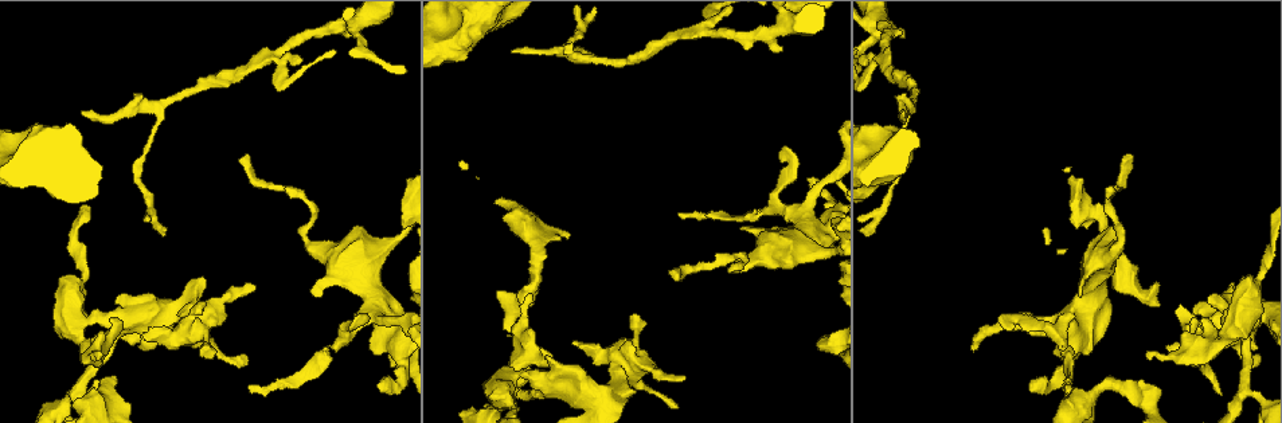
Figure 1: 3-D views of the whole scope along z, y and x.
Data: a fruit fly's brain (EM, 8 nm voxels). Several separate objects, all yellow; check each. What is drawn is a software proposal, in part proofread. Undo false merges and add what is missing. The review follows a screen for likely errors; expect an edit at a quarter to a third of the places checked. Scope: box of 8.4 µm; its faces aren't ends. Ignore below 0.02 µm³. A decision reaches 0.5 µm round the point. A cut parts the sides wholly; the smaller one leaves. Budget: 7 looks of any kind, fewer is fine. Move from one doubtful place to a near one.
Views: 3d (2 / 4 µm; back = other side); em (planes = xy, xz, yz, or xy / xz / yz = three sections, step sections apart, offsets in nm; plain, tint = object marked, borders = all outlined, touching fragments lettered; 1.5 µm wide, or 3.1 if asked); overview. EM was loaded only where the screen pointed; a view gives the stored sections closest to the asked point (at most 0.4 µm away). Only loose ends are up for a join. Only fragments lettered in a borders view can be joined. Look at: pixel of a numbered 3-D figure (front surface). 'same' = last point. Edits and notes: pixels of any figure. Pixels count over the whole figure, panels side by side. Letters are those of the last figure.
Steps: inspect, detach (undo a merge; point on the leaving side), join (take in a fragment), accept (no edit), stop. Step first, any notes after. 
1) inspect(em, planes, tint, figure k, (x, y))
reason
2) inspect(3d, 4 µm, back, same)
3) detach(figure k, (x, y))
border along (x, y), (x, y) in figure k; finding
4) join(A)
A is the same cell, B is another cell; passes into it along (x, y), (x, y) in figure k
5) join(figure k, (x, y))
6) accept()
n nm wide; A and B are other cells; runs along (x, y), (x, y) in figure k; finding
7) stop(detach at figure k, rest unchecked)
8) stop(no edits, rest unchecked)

inspect(em, yz, step 4, tint, figure 1, (135, 320))
sharp bend

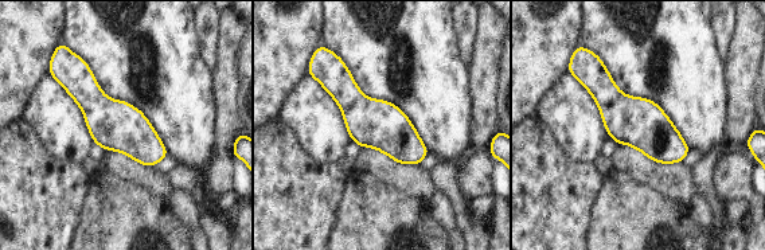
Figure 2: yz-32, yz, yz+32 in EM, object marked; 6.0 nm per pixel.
inspect(em, planes, borders, same)
another direction

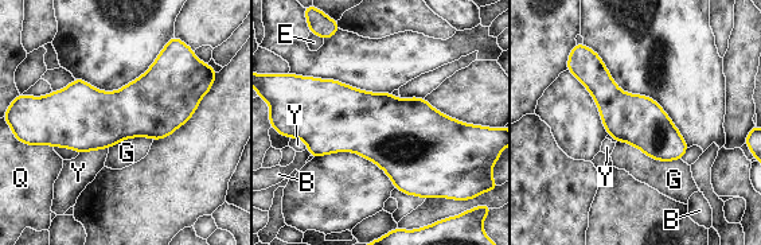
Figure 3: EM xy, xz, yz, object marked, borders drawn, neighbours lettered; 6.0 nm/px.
accept()
300 nm wide; B, E, G, Q and Y are other cells; border along (616, 142), (658, 160), (681, 159) in figure 3; all the same neuron

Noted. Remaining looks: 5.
inspect(em, xy, step 4, tint, figure 1, (1084, 351))
branch stops here

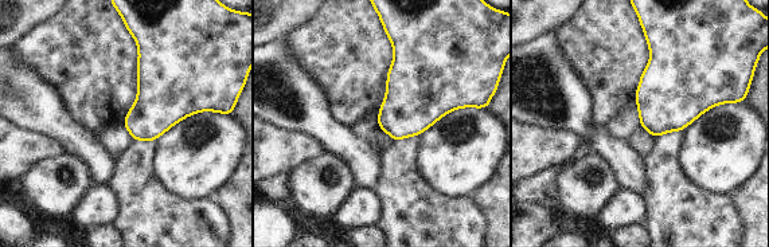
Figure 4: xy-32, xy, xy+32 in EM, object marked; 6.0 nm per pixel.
inspect(em, planes, borders, same)

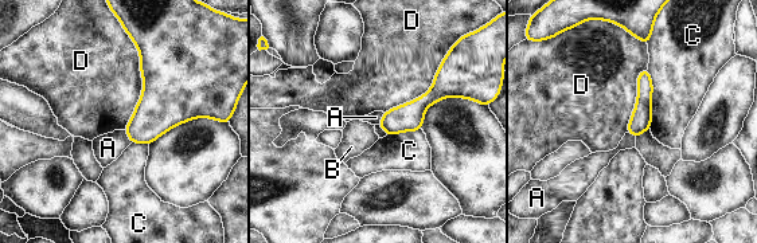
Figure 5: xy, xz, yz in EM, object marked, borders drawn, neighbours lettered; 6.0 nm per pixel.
accept()
A, B, C and D are other cells; runs along (482, 98), (441, 89), (382, 124) in figure 5; none of them fits

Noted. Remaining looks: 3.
inspect(em, xy, step 4, tint, figure 1, (247, 155))
free end

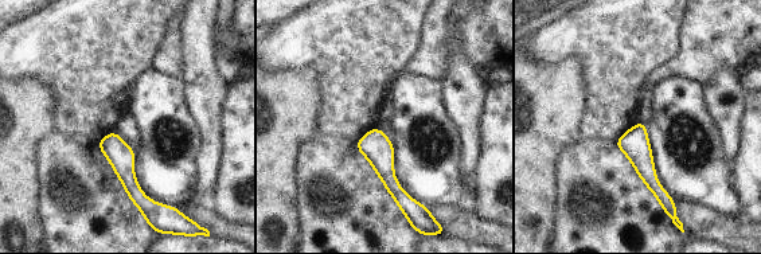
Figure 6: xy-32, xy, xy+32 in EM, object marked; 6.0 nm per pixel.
inspect(em, xy, step 4, borders, same)

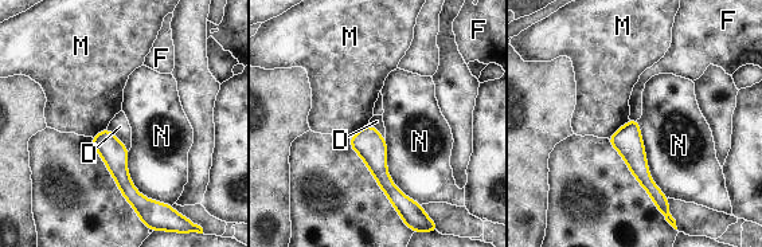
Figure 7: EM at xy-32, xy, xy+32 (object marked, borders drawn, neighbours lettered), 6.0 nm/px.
accept()
D, F, M and N are other cells; border along (636, 120), (648, 172), (667, 198) in figure 7; none of them fits

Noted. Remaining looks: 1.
stop(no edits, rest unchecked)

